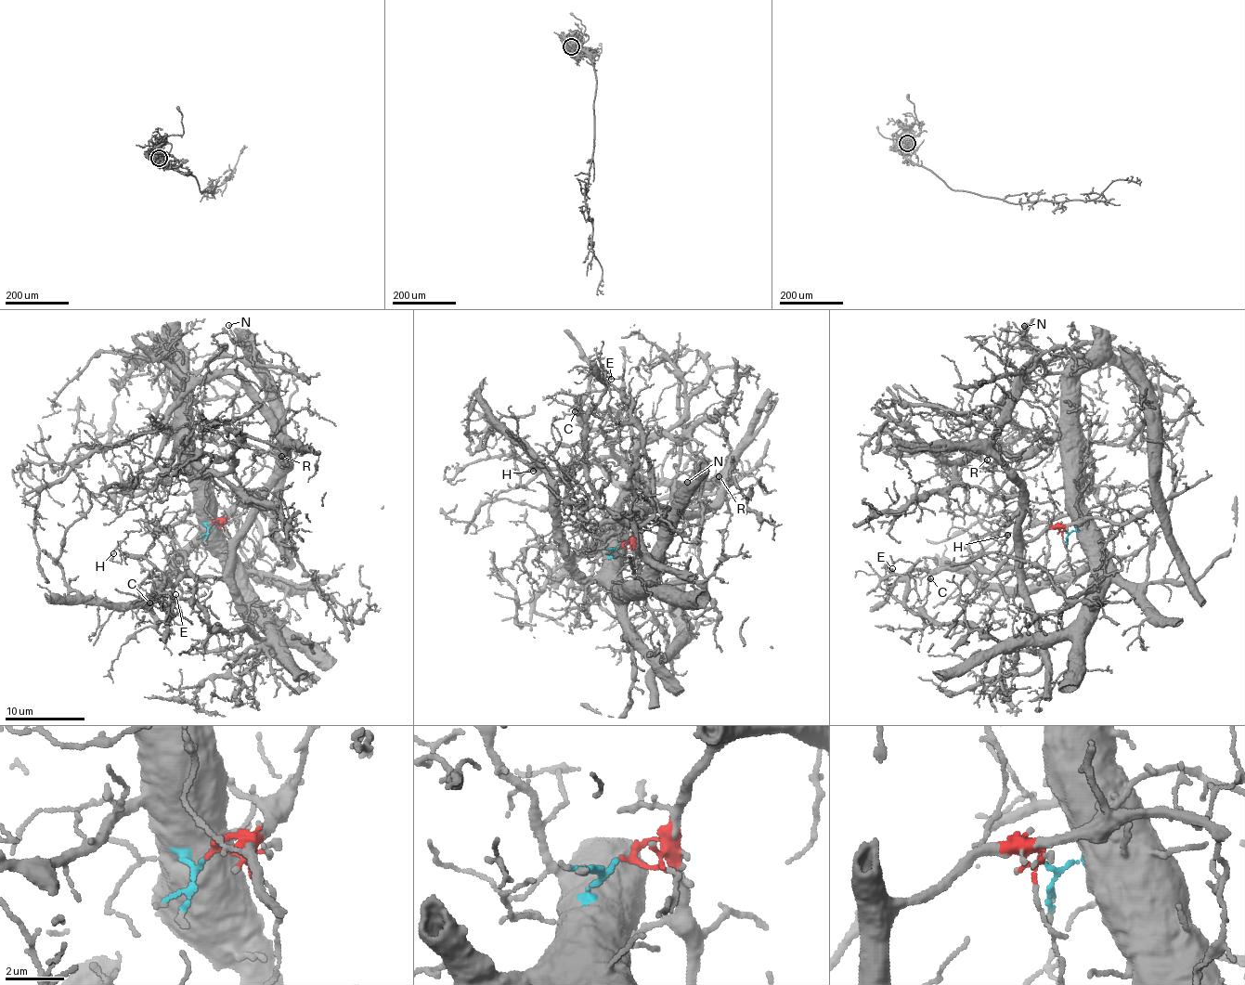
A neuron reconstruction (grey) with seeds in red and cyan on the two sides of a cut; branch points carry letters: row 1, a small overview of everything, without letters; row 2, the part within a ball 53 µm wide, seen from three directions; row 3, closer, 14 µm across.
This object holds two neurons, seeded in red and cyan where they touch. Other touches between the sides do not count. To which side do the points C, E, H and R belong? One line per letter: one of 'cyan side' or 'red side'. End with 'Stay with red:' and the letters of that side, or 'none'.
C: red side
E: red side
H: red side
R: red side
Stay with red: C, E, H, R

